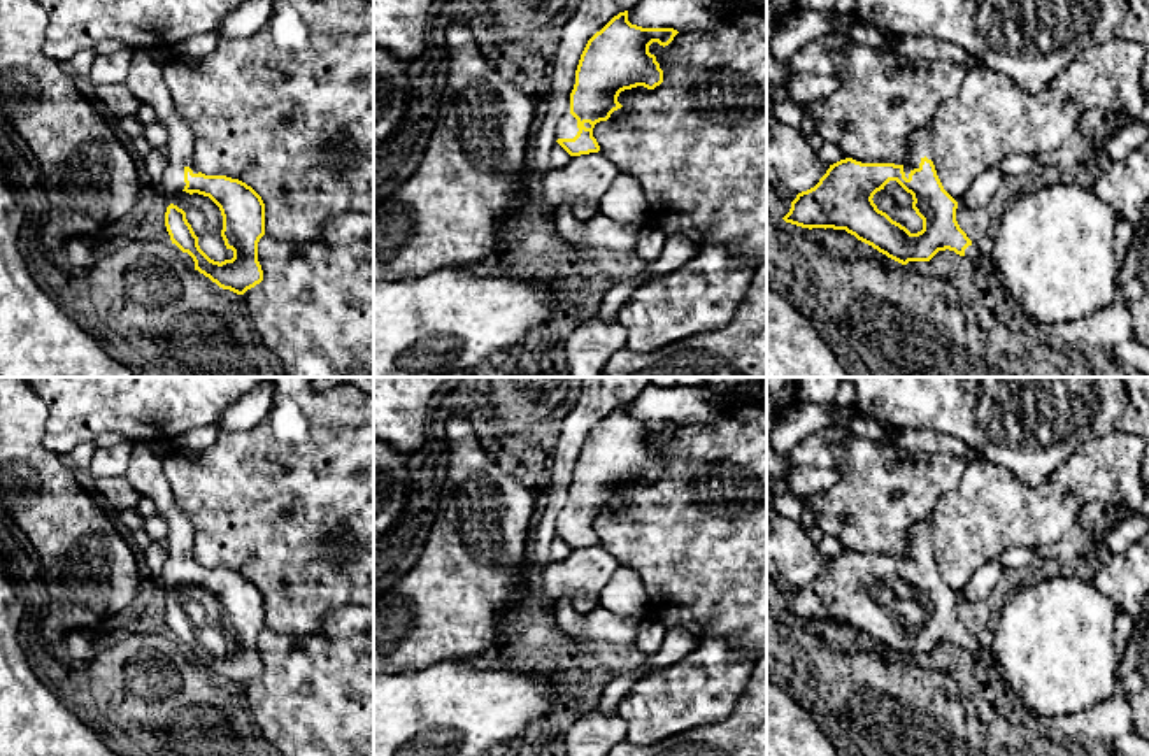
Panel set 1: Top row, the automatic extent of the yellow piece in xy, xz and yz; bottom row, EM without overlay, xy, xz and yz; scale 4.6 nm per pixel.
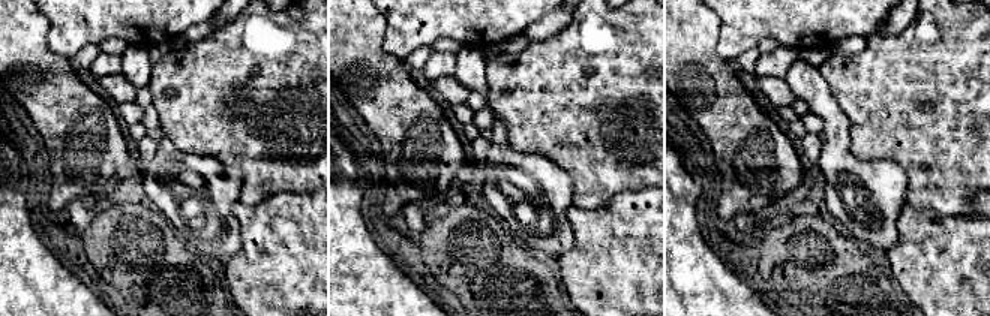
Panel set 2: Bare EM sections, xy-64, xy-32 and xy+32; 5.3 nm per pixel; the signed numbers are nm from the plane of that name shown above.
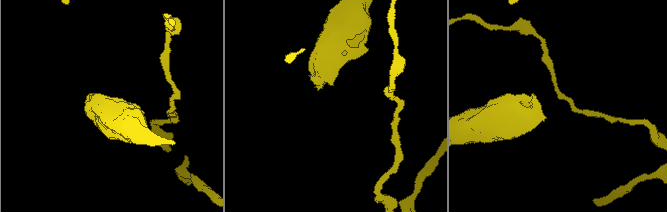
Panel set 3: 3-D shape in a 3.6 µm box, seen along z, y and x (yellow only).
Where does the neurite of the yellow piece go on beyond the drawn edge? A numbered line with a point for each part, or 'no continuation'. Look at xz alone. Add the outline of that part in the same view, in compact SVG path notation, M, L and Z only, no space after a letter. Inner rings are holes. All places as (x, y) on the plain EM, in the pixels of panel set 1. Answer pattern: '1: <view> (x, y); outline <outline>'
1: xz (567, 520); outline M568 505L563 507L563 510L558 514L556 519L556 533L558 531L574 531L577 528L577 512Z

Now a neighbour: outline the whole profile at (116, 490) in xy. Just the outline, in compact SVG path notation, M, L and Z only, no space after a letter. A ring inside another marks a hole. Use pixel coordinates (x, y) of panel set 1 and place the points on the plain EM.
M125 475L95 479L95 488L105 496L109 505L119 512L135 509L142 498L139 491L130 486Z

